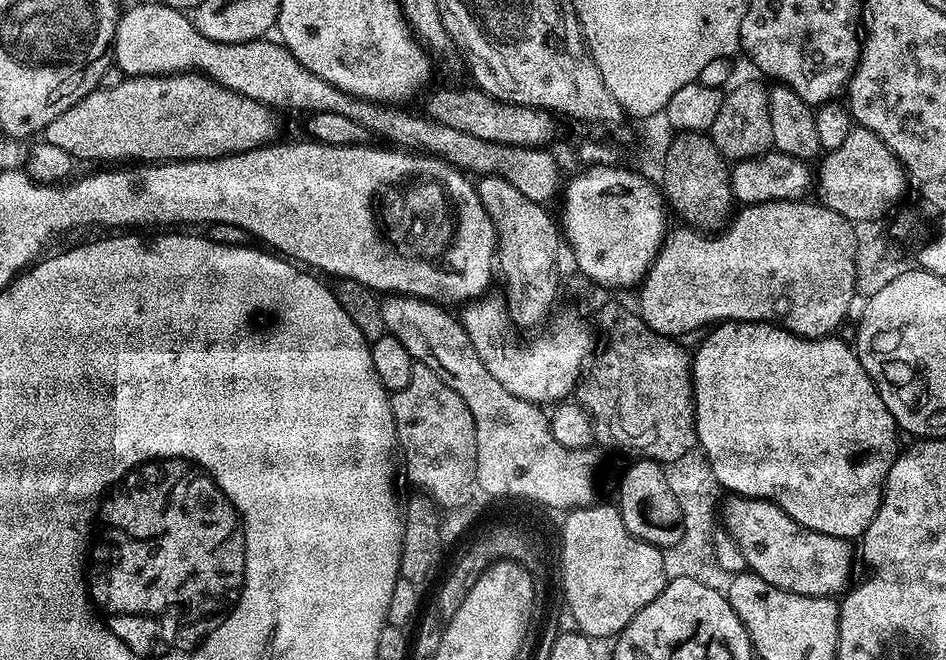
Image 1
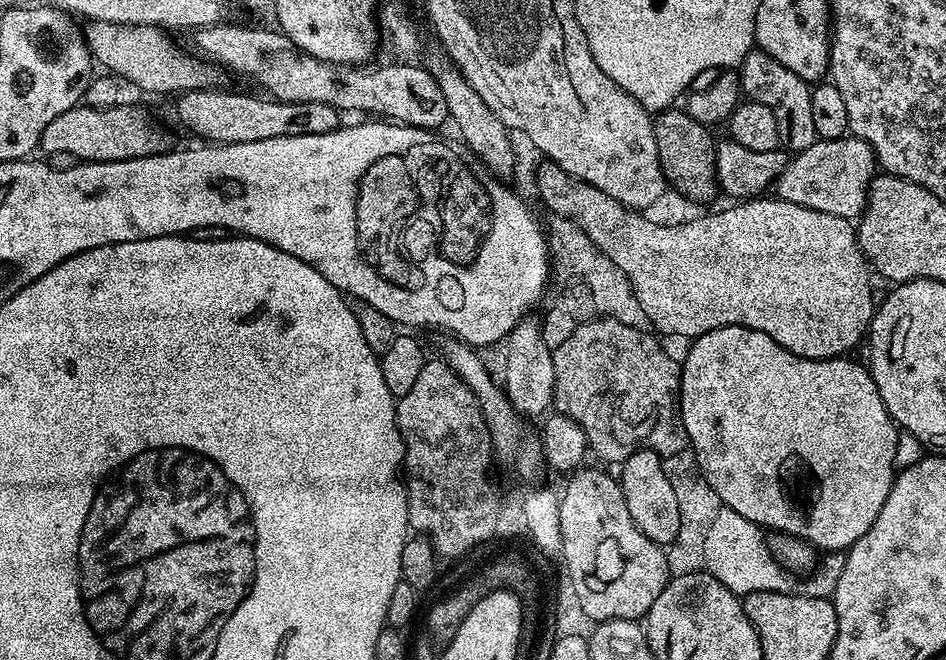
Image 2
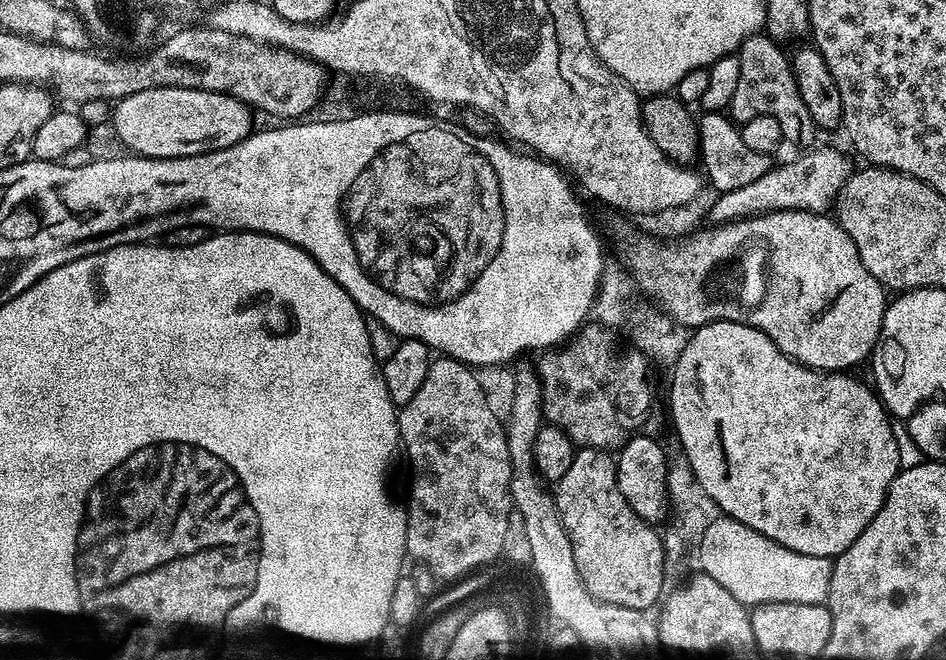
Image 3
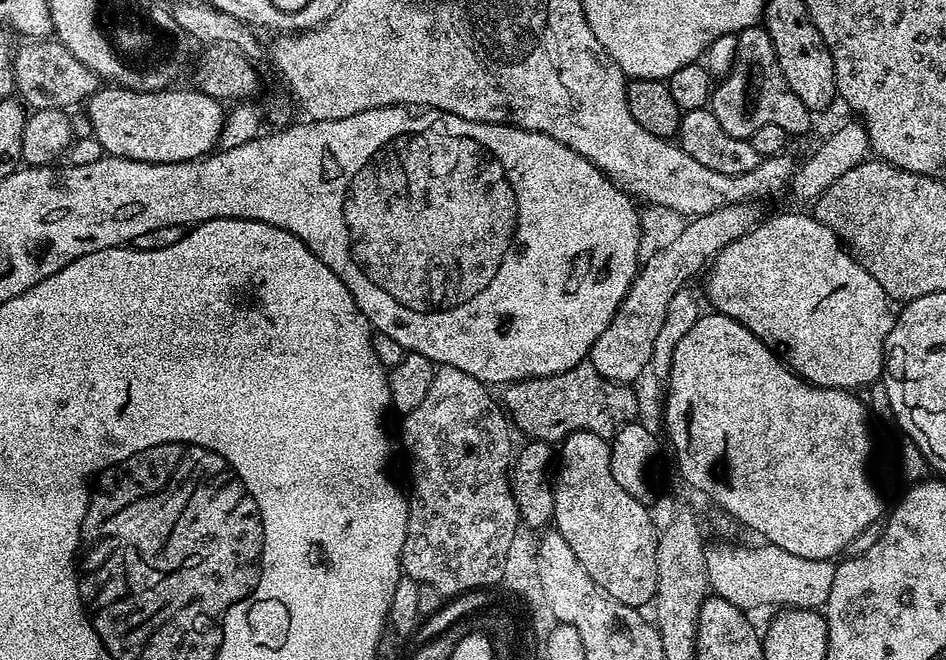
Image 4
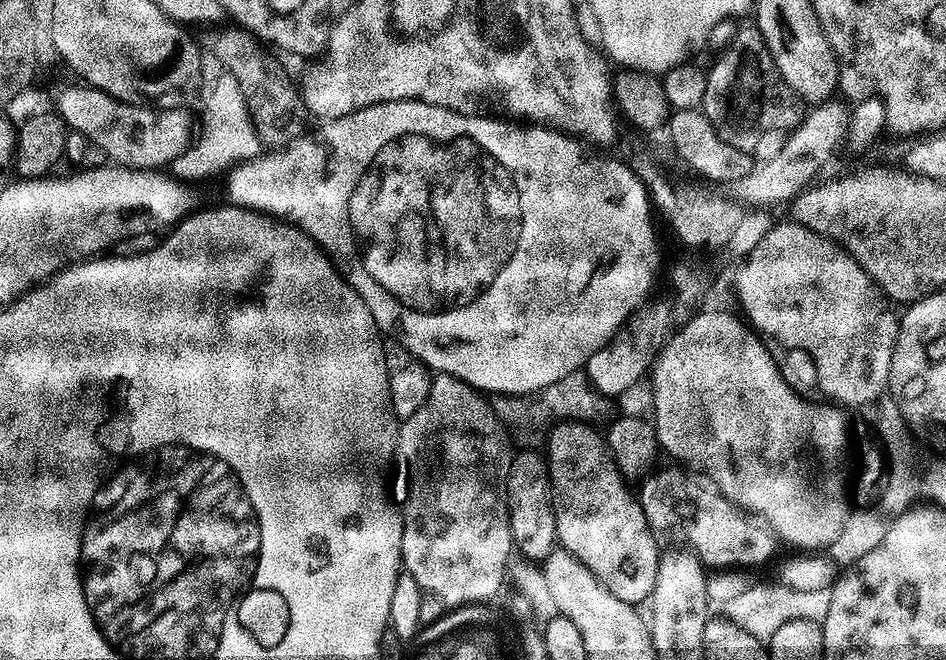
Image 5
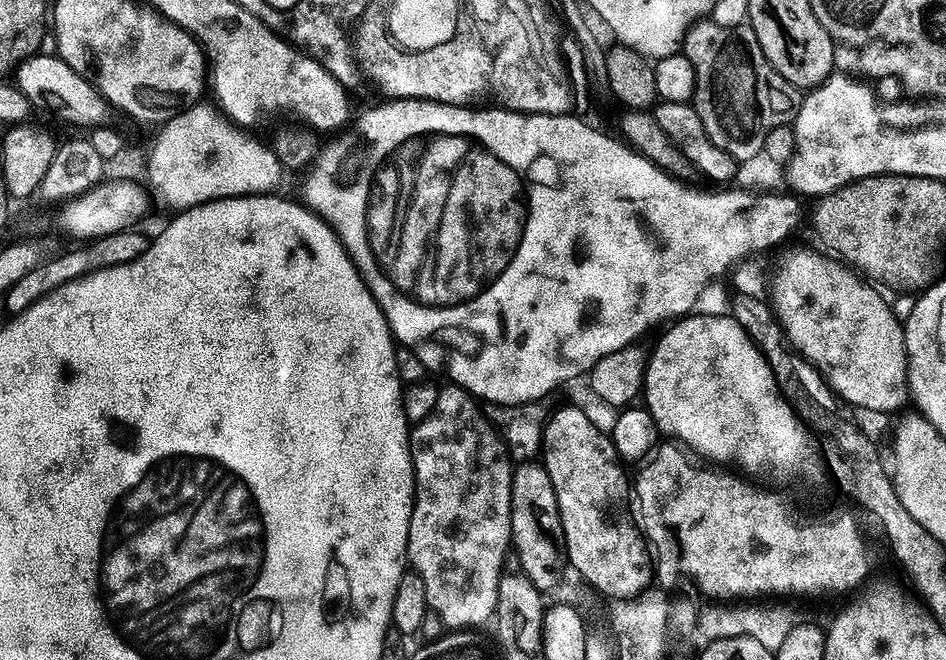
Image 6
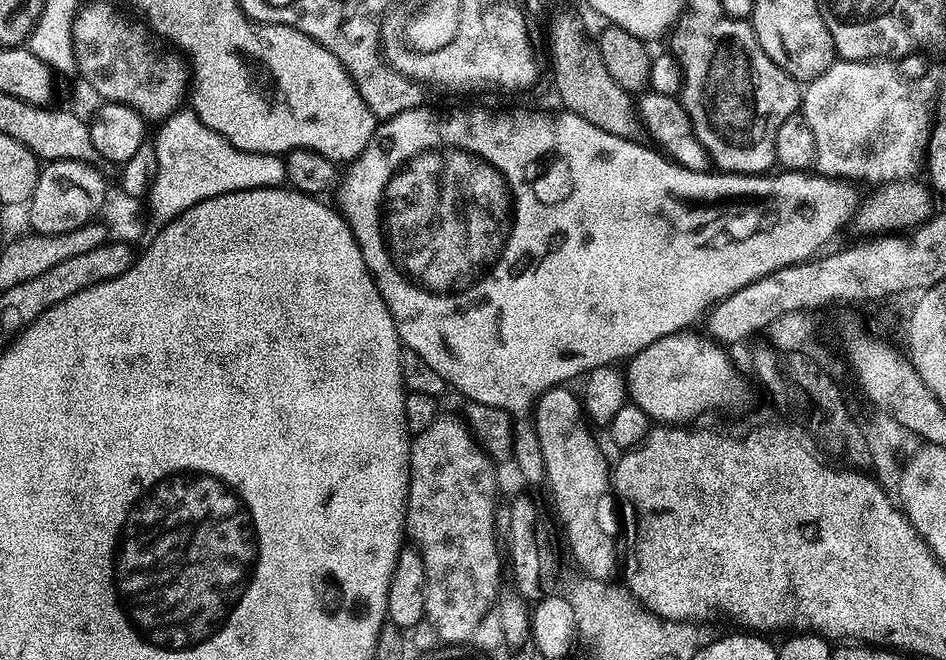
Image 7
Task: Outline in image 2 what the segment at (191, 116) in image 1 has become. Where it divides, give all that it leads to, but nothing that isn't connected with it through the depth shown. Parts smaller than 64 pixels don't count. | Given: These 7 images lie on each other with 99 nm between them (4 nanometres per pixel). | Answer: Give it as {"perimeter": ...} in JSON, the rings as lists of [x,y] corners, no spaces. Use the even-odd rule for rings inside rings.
{"perimeter":[[[120,102],[115,108],[77,106],[66,110],[66,114],[58,114],[58,118],[54,118],[54,122],[46,126],[40,139],[40,148],[51,155],[71,153],[80,162],[101,164],[159,156],[165,151],[166,144],[163,134],[156,129],[155,122],[142,109],[131,108],[126,102]]]}

